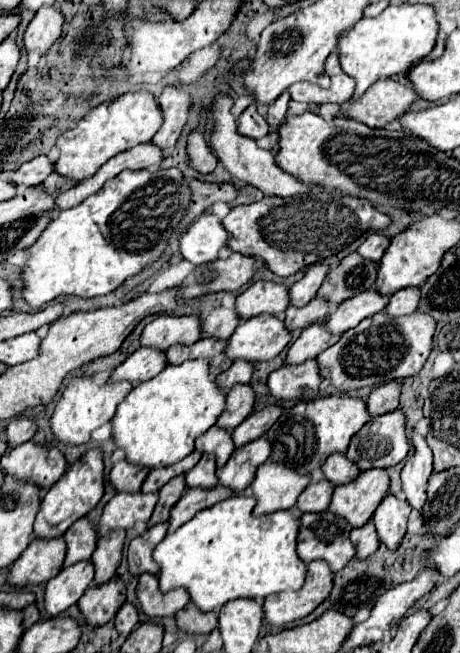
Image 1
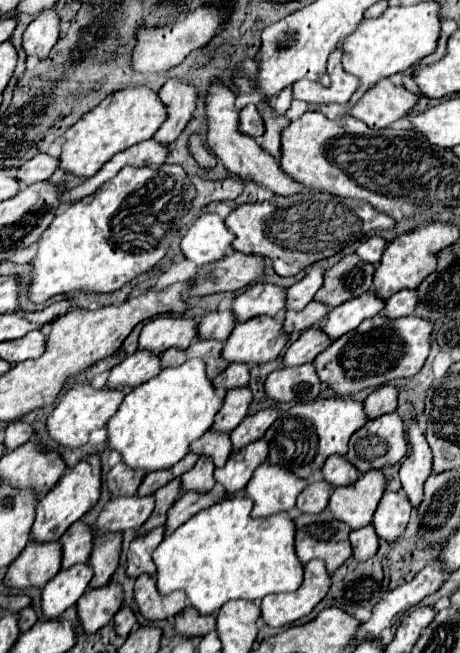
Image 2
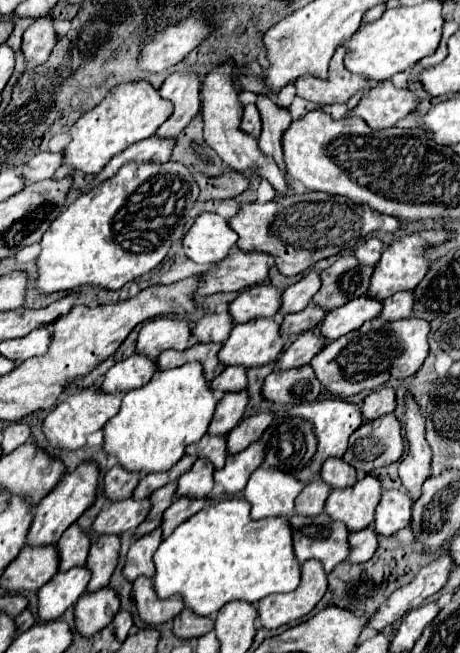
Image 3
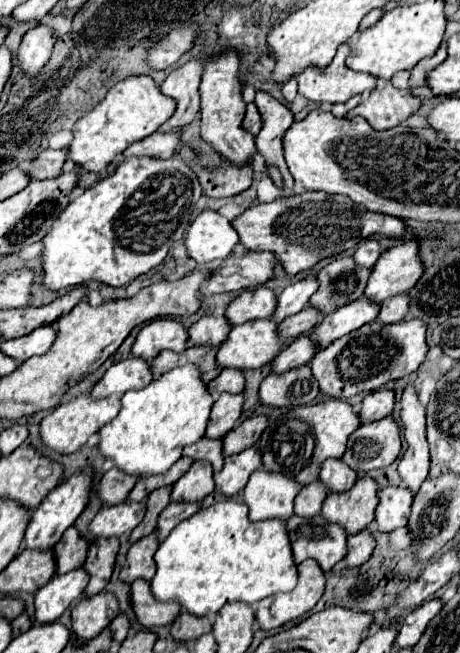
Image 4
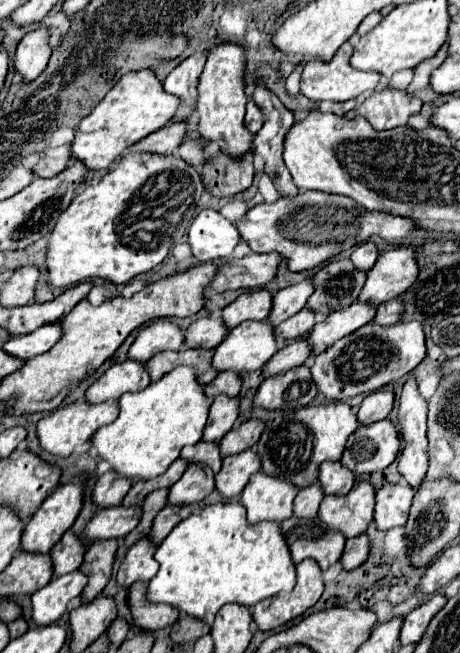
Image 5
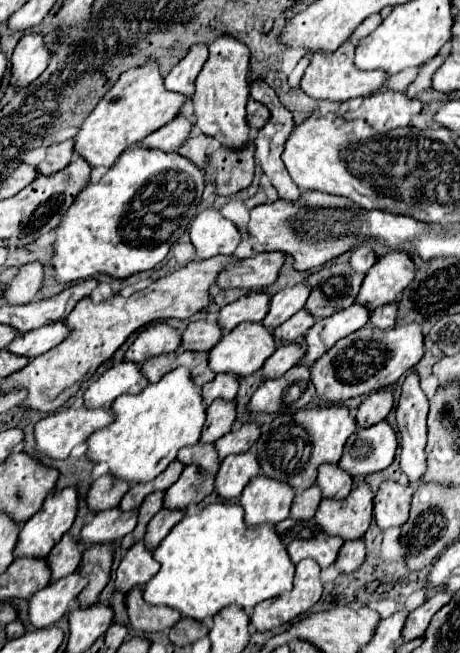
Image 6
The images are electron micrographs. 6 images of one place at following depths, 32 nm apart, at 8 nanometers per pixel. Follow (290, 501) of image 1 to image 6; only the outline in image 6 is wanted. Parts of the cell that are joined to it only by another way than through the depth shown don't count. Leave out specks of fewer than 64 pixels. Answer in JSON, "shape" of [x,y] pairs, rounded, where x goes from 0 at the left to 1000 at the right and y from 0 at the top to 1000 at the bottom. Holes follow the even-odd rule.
{"shape":[[[570,726],[552,729],[530,753],[522,757],[522,775],[535,784],[535,802],[600,802],[630,790],[630,775],[643,760],[643,750],[604,735],[578,732]]]}

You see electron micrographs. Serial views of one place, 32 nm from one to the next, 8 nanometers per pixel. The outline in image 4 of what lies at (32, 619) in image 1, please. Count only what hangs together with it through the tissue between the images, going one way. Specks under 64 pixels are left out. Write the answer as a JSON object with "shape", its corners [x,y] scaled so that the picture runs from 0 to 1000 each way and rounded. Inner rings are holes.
{"shape":[[[52,937],[52,940],[43,940],[39,946],[30,946],[26,949],[26,962],[30,962],[30,974],[39,974],[39,971],[48,971],[48,968],[57,968],[61,962],[70,959],[70,949],[65,949],[65,943]]]}

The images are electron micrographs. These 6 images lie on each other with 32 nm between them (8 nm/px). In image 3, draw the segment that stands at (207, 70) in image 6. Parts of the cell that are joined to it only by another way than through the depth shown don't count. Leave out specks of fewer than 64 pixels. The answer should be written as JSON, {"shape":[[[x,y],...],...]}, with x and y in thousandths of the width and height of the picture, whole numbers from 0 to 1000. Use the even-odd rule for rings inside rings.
{"shape":[[[483,98],[474,104],[465,104],[448,123],[443,123],[443,135],[439,135],[439,175],[443,175],[443,214],[448,221],[483,242],[483,248],[509,260],[509,263],[526,263],[526,266],[561,266],[561,273],[587,279],[587,285],[609,294],[622,297],[635,291],[635,285],[626,282],[622,270],[613,266],[613,260],[600,254],[600,248],[591,242],[583,242],[578,236],[565,233],[557,211],[539,208],[535,202],[522,202],[522,184],[526,184],[526,162],[517,159],[517,138],[509,129],[504,113],[509,110],[509,98]]]}

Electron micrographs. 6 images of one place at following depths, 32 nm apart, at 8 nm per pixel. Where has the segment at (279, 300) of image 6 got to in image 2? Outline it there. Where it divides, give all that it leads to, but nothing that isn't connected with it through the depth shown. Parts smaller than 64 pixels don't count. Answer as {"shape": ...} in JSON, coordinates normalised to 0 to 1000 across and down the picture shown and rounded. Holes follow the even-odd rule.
{"shape":[[[674,407],[665,423],[643,432],[639,438],[626,441],[626,456],[622,456],[622,475],[635,472],[635,475],[652,475],[661,472],[678,456],[683,450],[691,447],[691,441],[700,438],[700,429],[704,429],[704,417],[709,410],[696,410],[696,407]]]}

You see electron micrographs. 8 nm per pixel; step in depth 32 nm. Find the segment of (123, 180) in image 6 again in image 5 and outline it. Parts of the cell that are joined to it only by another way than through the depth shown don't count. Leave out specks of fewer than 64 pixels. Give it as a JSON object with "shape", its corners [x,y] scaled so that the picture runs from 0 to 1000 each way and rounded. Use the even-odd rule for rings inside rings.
{"shape":[[[270,239],[248,251],[248,260],[239,260],[213,282],[196,282],[178,294],[170,294],[113,349],[100,377],[100,410],[109,438],[152,441],[204,426],[222,426],[243,435],[274,435],[291,423],[339,410],[361,395],[370,377],[396,368],[396,361],[404,358],[404,349],[422,337],[426,309],[435,306],[439,294],[443,285],[435,266],[387,239]]]}

